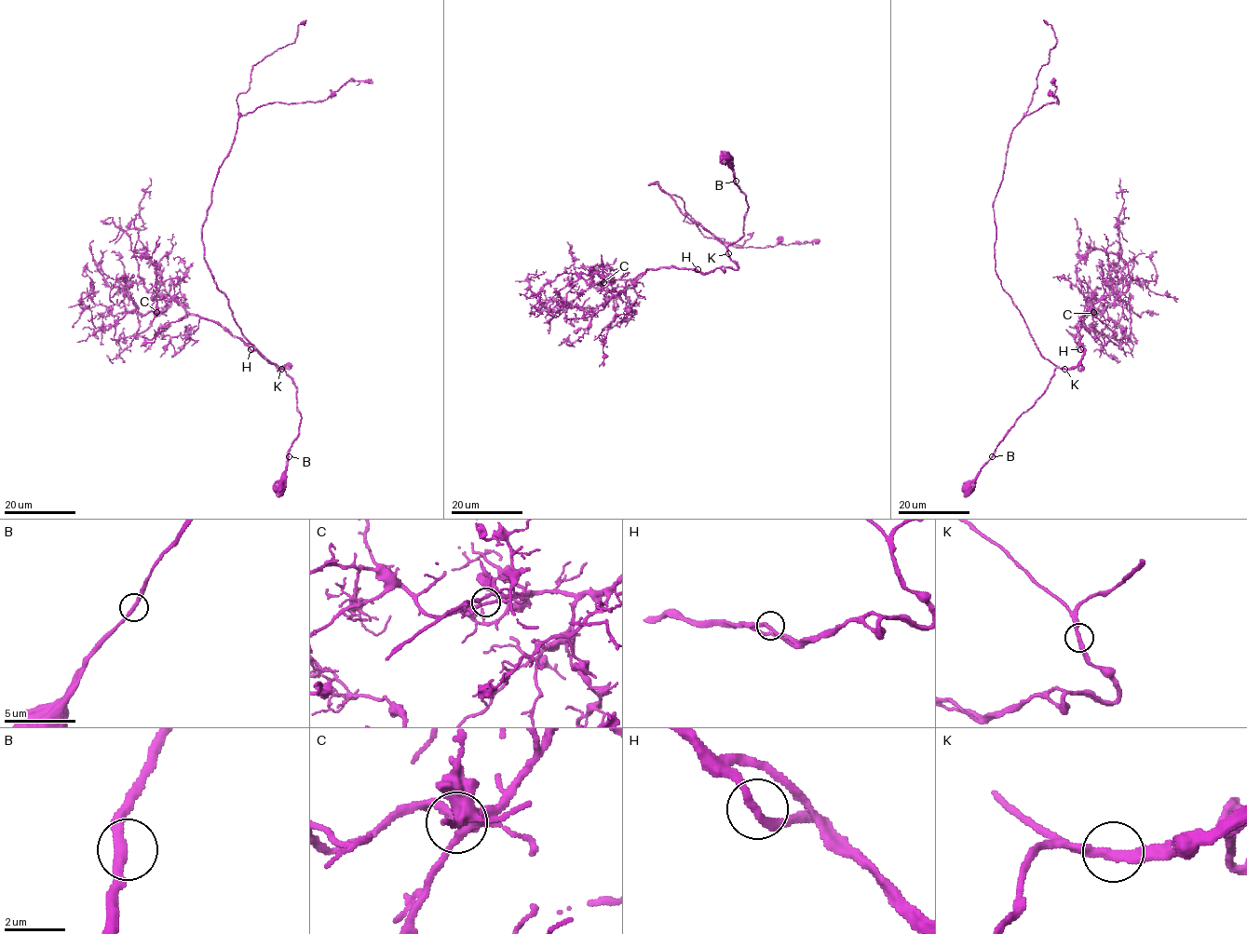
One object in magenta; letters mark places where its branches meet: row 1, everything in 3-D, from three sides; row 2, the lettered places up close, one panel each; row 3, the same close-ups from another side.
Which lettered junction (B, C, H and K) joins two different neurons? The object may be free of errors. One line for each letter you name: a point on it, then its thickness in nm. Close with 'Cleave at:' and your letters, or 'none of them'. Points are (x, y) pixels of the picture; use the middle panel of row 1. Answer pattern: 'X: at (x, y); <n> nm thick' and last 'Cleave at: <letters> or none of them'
Cleave at: none of them

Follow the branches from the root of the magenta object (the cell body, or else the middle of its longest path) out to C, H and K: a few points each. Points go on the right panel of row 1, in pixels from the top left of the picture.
C: (969, 488), (1053, 371), (1080, 365), (1077, 323), (1091, 300), (1093, 312)
H: (969, 488), (1015, 420), (1044, 392), (1053, 371), (1080, 365), (1077, 366), (1085, 350), (1080, 349)
K: (969, 488), (1015, 420), (1044, 392), (1053, 371), (1064, 369)

